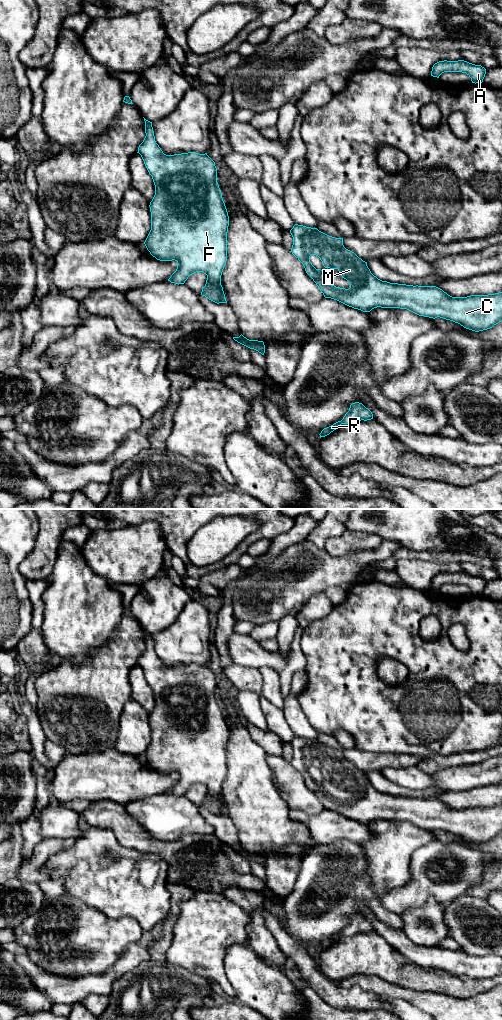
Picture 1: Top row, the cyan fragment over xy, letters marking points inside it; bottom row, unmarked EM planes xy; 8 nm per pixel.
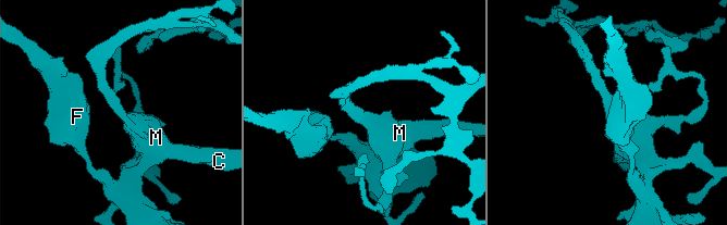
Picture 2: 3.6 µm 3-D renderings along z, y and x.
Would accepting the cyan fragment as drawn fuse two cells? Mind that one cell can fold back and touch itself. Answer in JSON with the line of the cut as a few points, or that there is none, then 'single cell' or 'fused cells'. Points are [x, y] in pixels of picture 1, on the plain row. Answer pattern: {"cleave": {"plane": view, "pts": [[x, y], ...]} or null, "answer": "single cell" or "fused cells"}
{"cleave": {"plane": "xy", "pts": [[220, 793], [205, 798]]}, "answer": "fused cells"}

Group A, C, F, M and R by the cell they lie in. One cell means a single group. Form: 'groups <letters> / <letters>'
groups A C M R / F

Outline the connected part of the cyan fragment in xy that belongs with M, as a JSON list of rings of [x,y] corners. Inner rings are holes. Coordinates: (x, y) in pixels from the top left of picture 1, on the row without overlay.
[[[298,736],[293,738],[290,745],[293,749],[292,766],[303,776],[306,785],[313,791],[325,810],[337,812],[363,824],[370,824],[377,819],[407,821],[419,828],[433,831],[440,829],[453,833],[475,844],[490,841],[502,833],[502,804],[452,809],[436,798],[413,798],[382,793],[371,785],[367,774],[344,759],[343,750],[335,750],[317,740]],[[311,767],[318,768],[325,780],[337,781],[342,790],[350,795],[350,800],[340,800],[328,795],[323,782],[316,781],[310,774]]]

